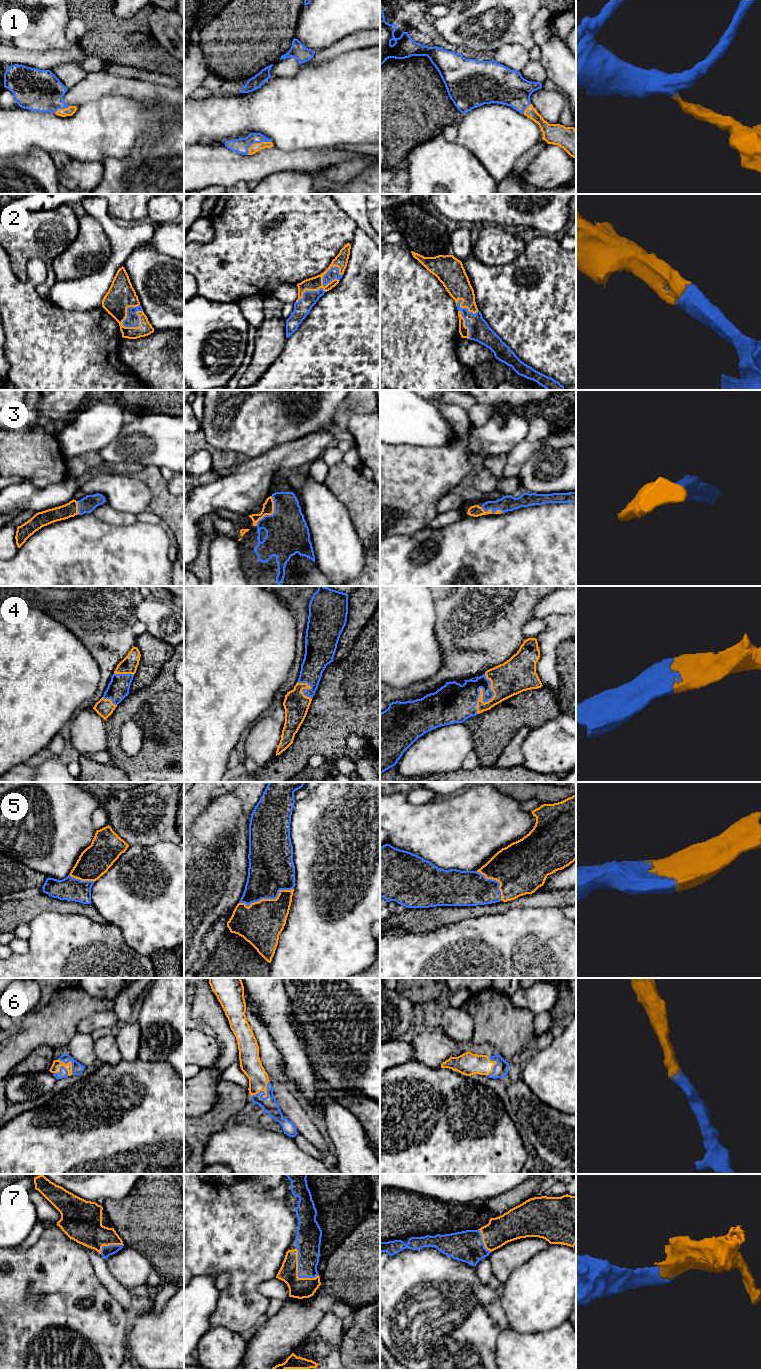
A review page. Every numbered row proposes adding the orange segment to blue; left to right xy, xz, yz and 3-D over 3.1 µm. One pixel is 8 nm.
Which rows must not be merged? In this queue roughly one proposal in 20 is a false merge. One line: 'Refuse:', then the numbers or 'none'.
Refuse: none

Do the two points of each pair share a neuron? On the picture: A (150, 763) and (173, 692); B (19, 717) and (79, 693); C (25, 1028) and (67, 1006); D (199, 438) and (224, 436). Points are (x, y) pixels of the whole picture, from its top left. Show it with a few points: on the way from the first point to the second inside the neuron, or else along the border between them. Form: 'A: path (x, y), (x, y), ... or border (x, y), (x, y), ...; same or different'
A: path (168, 745), (173, 740), (173, 710); same
B: path (34, 702), (43, 693), (64, 693); same
C: path (35, 1028), (47, 1026), (57, 1016); same
D: border (200, 430), (204, 438), (211, 445), (224, 452); different

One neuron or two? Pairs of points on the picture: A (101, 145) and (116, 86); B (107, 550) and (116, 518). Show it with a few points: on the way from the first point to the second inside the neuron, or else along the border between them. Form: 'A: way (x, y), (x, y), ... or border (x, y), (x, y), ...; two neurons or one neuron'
A: border (136, 100), (121, 96), (102, 96), (90, 102); two neurons
B: border (93, 514), (113, 524), (133, 524), (137, 521); two neurons

